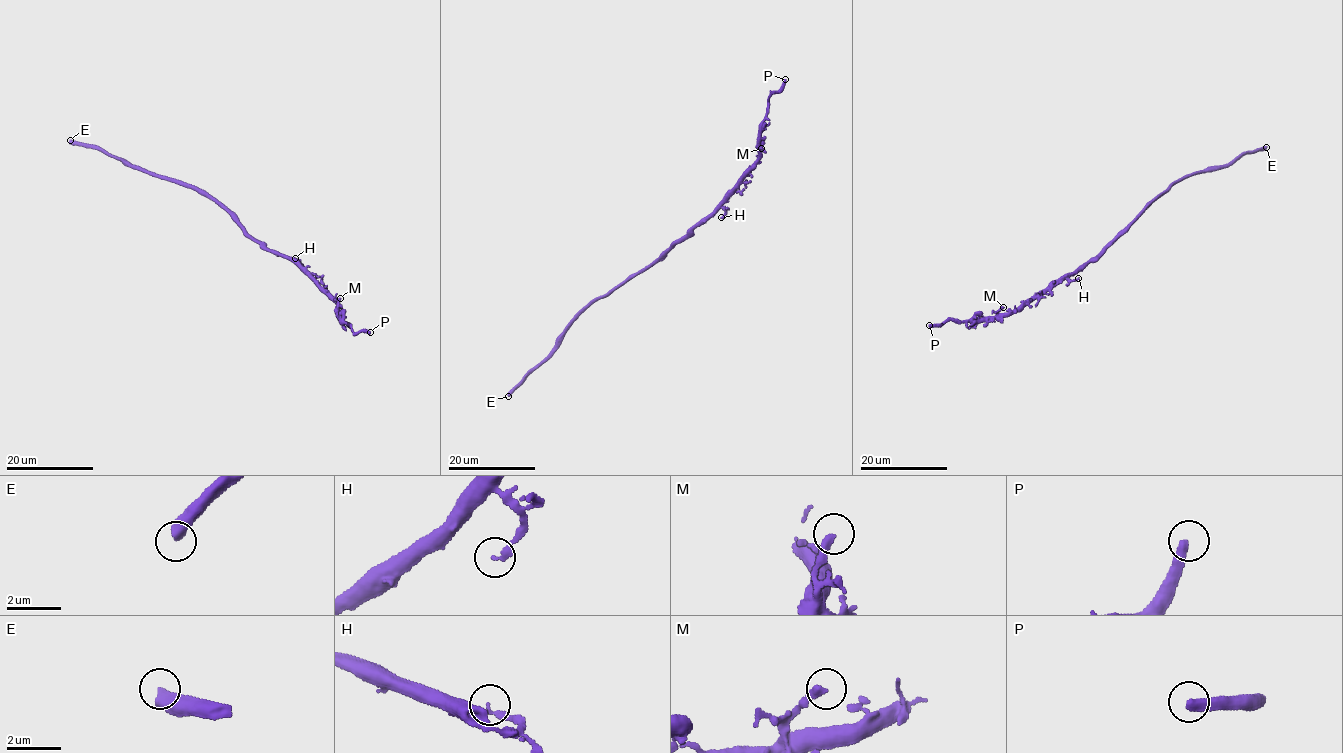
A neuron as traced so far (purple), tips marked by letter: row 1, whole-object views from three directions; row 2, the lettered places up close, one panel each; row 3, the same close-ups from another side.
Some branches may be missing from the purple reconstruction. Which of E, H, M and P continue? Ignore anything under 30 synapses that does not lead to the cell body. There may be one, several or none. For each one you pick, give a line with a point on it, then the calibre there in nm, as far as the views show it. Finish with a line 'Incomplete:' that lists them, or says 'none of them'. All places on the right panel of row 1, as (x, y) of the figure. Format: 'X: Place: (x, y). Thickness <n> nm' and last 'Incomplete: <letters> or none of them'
E: Place: (1266, 147). Thickness 460 nm
Incomplete: E

